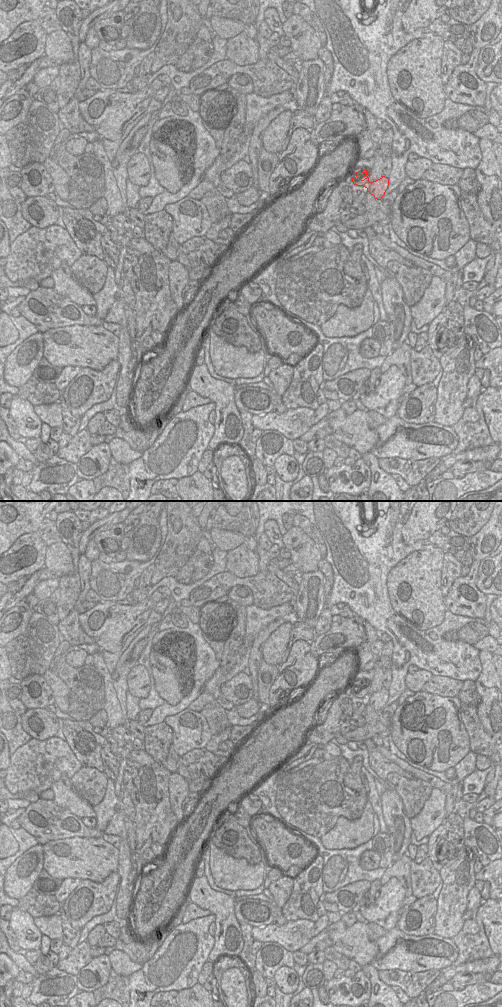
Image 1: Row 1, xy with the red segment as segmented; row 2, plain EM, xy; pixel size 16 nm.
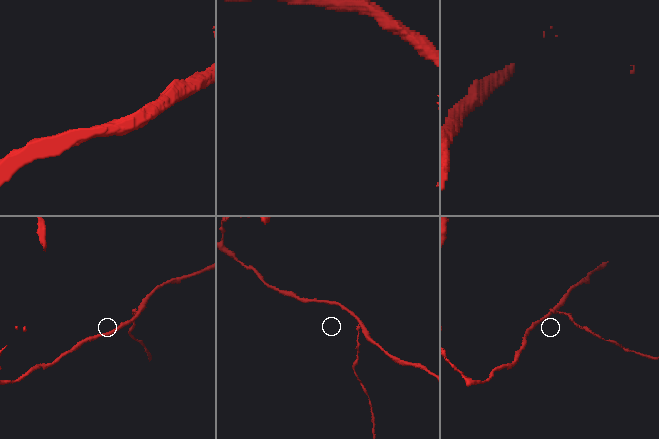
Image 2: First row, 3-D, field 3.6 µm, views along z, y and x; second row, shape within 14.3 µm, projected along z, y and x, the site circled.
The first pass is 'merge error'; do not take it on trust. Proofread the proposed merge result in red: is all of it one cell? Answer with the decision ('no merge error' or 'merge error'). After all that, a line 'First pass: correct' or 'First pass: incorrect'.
merge error
First pass: correct

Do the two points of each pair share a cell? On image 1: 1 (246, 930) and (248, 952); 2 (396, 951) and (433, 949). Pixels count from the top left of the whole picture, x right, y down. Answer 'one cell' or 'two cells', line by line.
1: one cell
2: one cell

